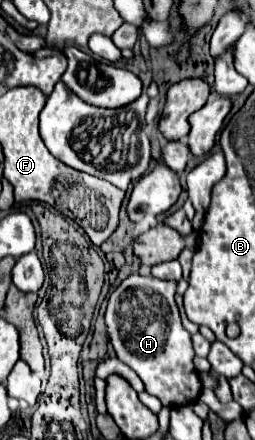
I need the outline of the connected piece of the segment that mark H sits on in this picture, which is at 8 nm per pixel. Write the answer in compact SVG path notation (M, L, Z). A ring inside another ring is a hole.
M131 274L117 286L109 298L105 312L109 340L117 358L125 362L143 380L149 394L159 396L165 406L181 406L193 402L201 392L201 380L193 368L191 334L183 328L175 304L177 282L149 282L151 276Z

